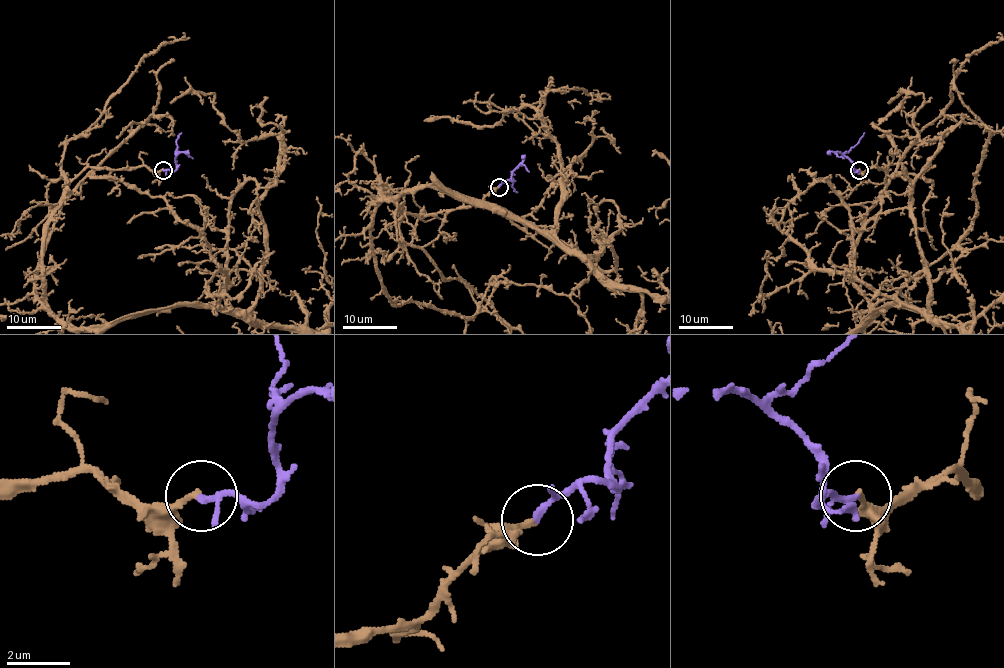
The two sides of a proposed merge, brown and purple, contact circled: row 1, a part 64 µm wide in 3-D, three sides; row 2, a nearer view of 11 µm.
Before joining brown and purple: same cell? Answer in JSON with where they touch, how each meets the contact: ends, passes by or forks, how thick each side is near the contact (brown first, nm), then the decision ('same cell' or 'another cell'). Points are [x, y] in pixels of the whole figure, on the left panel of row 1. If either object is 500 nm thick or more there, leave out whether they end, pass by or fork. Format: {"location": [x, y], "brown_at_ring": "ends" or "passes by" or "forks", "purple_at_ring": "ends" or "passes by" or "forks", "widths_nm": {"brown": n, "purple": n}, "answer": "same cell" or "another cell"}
{"location": [163, 170], "brown_at_ring": "ends", "purple_at_ring": "passes by", "widths_nm": {"brown": 190, "purple": 140}, "answer": "same cell"}

